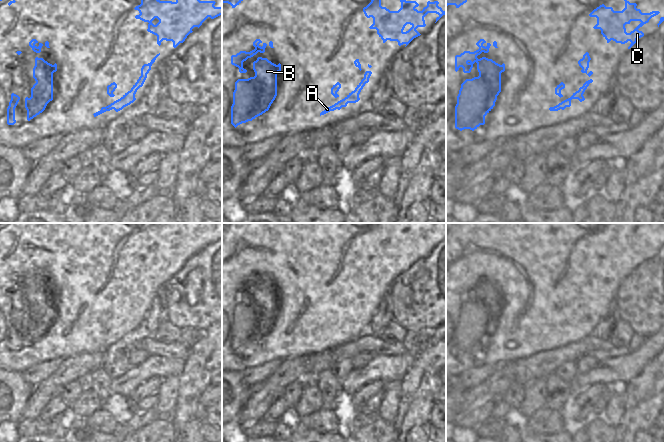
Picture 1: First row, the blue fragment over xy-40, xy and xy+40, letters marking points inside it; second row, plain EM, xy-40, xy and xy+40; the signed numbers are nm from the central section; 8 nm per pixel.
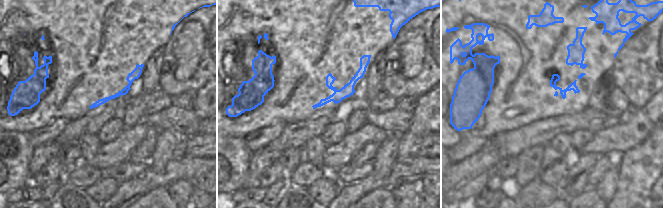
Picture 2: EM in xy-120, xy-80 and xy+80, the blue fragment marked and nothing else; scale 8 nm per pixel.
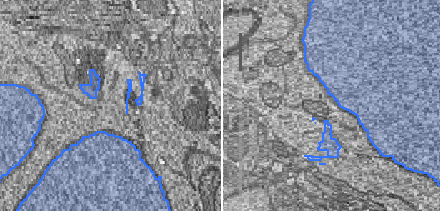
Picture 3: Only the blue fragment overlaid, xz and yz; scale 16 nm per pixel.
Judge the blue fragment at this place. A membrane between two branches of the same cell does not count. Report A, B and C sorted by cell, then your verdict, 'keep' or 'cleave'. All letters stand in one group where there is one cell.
groups A B C; keep

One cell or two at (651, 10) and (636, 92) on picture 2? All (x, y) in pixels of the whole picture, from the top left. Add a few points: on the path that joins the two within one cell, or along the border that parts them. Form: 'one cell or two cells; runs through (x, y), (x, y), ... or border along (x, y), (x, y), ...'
two cells; border along (652, 20), (630, 36)

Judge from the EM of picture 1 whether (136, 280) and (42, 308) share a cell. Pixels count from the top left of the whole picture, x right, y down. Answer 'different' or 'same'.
same

